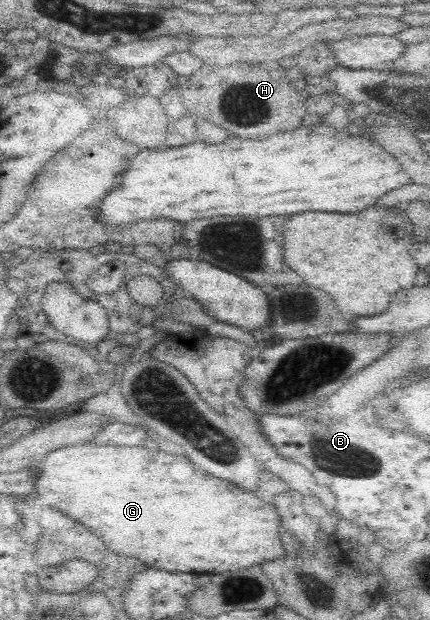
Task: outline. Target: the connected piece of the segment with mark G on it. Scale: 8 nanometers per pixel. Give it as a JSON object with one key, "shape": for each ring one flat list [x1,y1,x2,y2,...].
{"shape":[[92,442,66,446,44,456,46,486,60,482,60,510,94,532,110,552,140,558,168,572,230,572,278,558,284,548,278,538,280,518,272,504,226,480,212,478,184,456,150,452,142,446,96,446]]}

